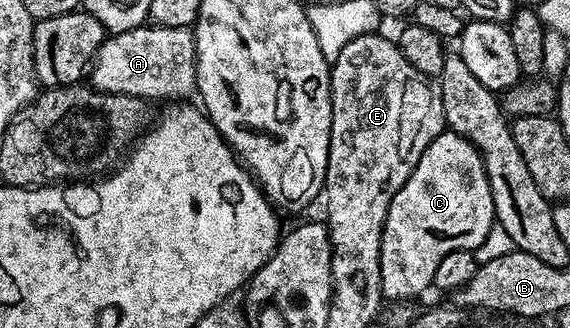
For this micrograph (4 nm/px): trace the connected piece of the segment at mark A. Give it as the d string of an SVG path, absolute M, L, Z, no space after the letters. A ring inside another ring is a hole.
M141 26L109 35L90 65L90 84L98 92L139 96L149 102L184 102L196 92L196 37L192 28Z

